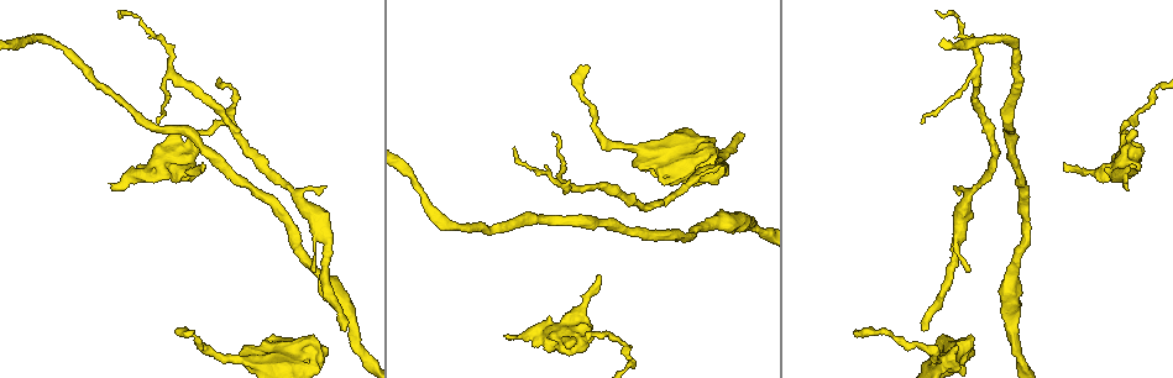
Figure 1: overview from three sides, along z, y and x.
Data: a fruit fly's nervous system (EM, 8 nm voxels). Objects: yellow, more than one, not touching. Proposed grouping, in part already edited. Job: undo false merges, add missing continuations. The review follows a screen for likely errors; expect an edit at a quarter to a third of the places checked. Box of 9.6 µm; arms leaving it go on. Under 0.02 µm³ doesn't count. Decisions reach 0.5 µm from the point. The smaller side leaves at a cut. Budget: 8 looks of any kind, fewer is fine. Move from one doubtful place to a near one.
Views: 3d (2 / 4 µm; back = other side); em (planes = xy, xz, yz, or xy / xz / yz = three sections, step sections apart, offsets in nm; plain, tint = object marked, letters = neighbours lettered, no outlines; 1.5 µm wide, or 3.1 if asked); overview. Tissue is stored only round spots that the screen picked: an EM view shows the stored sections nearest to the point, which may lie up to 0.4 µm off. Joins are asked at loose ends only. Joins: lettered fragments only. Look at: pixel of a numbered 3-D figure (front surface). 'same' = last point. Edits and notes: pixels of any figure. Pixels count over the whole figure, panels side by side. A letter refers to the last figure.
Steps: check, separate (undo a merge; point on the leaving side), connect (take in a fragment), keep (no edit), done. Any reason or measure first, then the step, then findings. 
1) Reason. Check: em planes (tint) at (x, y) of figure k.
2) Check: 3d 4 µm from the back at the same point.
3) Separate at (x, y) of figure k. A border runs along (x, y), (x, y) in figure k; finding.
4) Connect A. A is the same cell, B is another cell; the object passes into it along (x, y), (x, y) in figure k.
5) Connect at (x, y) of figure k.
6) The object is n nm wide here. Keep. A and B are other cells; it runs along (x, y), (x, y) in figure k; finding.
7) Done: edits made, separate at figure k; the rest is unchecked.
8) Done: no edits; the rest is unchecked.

Free end. Check: 3d 2 µm at (1127, 188) of figure 1.

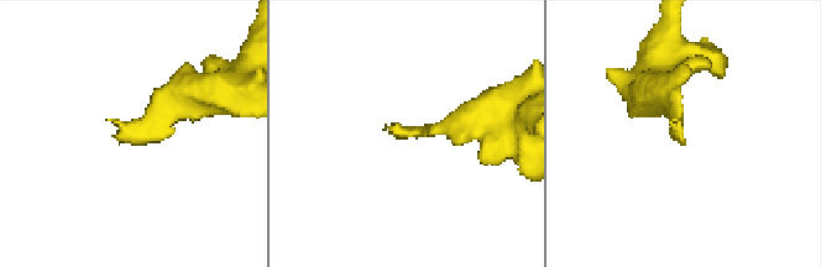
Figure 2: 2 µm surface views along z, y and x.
Check: em planes (letters) at (397, 139) of figure 2.

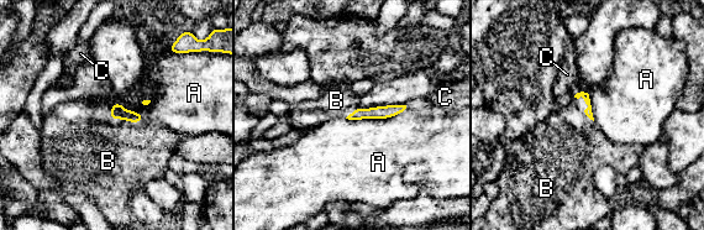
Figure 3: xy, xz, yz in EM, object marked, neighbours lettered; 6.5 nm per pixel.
Connect B. B is the same cell, A and C are other cells; the object passes into it along (588, 111), (587, 104), (568, 137) in figure 3; the neuron continues.

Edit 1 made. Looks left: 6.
Branch stops here. Check: em xy step 8 (tint) at (345, 331) of figure 1.

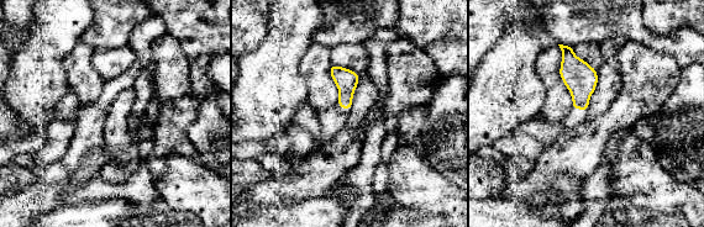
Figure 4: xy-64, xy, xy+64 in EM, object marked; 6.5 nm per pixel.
Check: em yz step 4 (letters) at the same point.

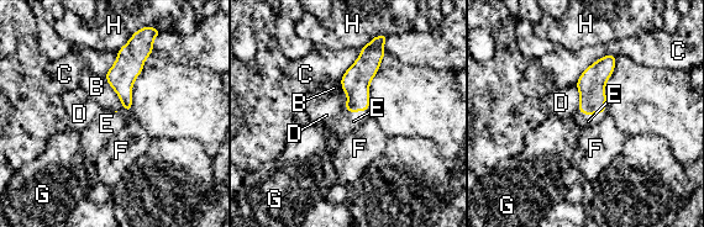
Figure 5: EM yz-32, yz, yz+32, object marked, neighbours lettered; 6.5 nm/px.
The longest contact is with C, 340 nm. Connect E. E is the same cell, B, C, D, F, G and H are other cells; it goes on there.

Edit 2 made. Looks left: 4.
Redraw. Check: overview.

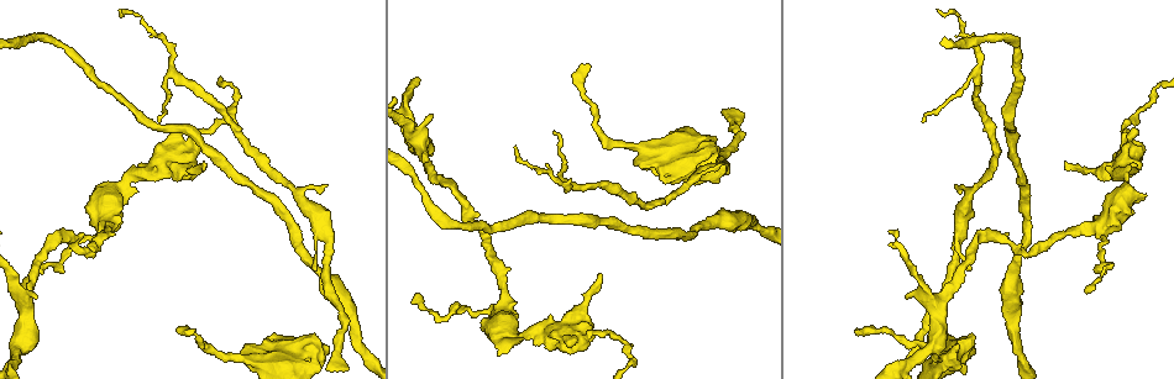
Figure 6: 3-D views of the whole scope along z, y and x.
Abrupt turn. Check: em xy step 8 (tint) at (60, 233) of figure 6.

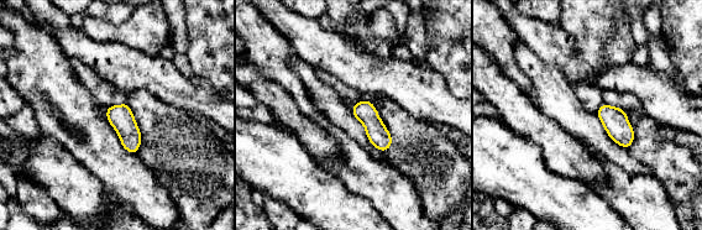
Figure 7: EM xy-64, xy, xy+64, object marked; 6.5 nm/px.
Check: em xy step 8 (letters) at the same point.

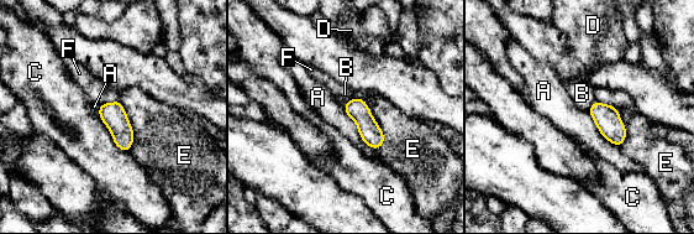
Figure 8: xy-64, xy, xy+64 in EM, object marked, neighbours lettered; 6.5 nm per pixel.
Keep. A, B, C, D, E and F are other cells; a border runs along (99, 119), (112, 141), (127, 152) in figure 8; continuous, no second neuron.

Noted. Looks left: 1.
Done: edits made, connect at figure 3, connect at figure 5; the rest is unchecked.

